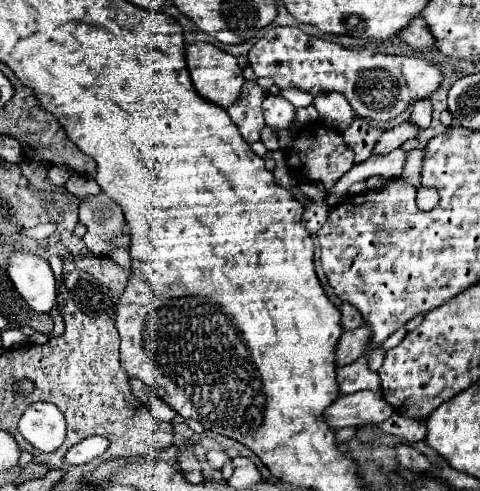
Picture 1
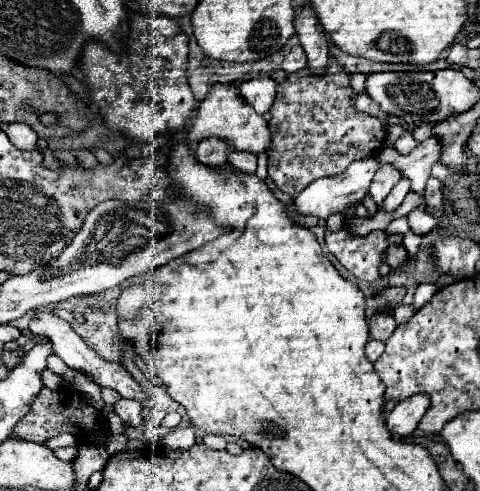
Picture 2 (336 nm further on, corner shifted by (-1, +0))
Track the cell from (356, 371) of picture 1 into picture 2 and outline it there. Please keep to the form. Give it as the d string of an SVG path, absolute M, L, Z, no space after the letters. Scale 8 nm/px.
M368 341L368 343L366 343L366 357L368 357L372 363L382 355L382 351L384 351L384 343L382 343L382 341Z

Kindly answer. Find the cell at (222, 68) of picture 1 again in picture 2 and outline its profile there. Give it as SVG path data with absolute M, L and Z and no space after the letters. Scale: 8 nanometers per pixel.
M214 83L210 87L206 99L202 99L196 109L196 117L192 121L188 139L192 141L192 137L194 137L196 141L200 141L200 139L206 139L212 135L228 139L232 143L232 147L238 151L262 153L270 145L268 123L252 107L248 107L248 103L244 103L244 99L240 99L238 87L232 83Z

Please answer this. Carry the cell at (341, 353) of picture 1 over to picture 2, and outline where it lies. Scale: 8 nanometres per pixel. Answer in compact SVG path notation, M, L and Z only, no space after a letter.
M374 313L370 319L368 319L368 327L370 327L370 339L376 339L376 341L386 341L392 331L396 329L396 321L390 313Z

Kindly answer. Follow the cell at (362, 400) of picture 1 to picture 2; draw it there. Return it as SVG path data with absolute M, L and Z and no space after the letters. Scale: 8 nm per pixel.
M412 395L404 401L398 401L390 415L386 417L386 429L394 437L410 435L416 429L416 423L422 419L428 405L430 405L428 395Z

